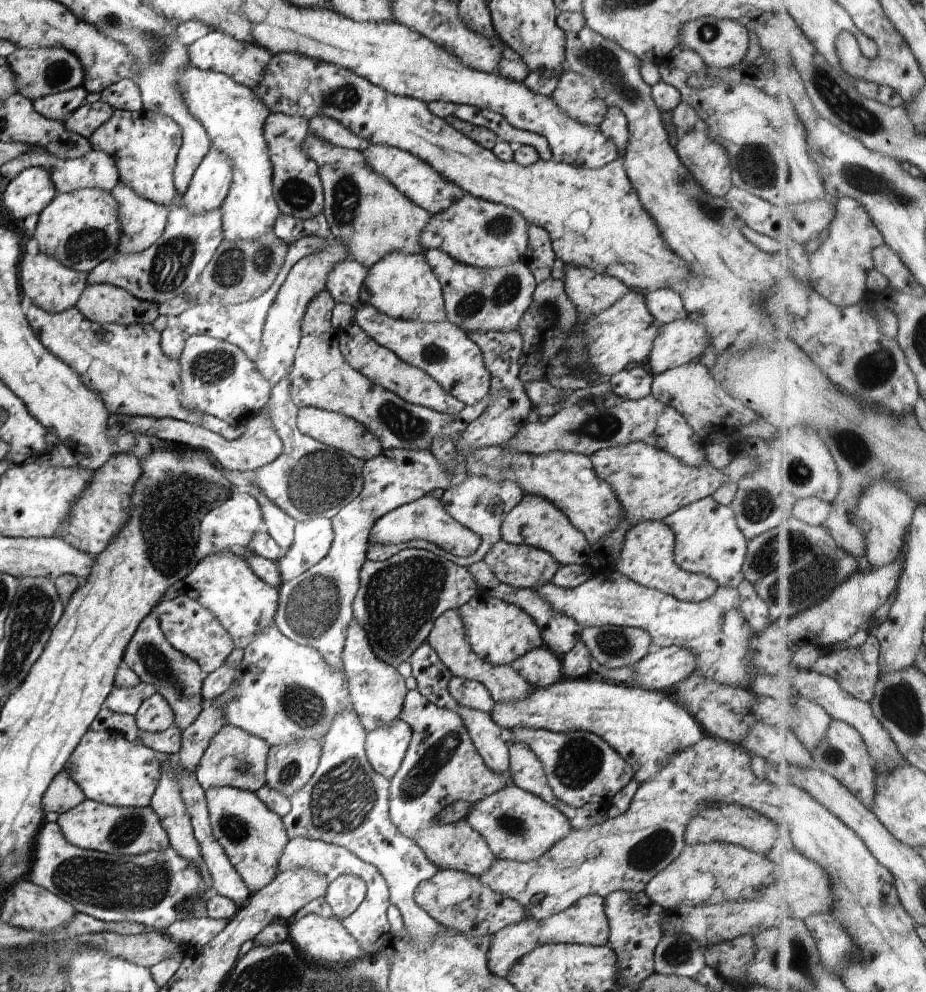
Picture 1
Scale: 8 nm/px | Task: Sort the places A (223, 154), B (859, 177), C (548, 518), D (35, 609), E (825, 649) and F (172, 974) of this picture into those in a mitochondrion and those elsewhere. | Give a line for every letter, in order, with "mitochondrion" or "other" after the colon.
A: other
B: mitochondrion
C: other
D: mitochondrion
E: other
F: other

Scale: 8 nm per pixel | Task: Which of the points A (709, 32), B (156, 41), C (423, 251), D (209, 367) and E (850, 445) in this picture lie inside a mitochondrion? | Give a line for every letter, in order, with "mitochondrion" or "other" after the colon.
A: mitochondrion
B: mitochondrion
C: other
D: mitochondrion
E: mitochondrion

